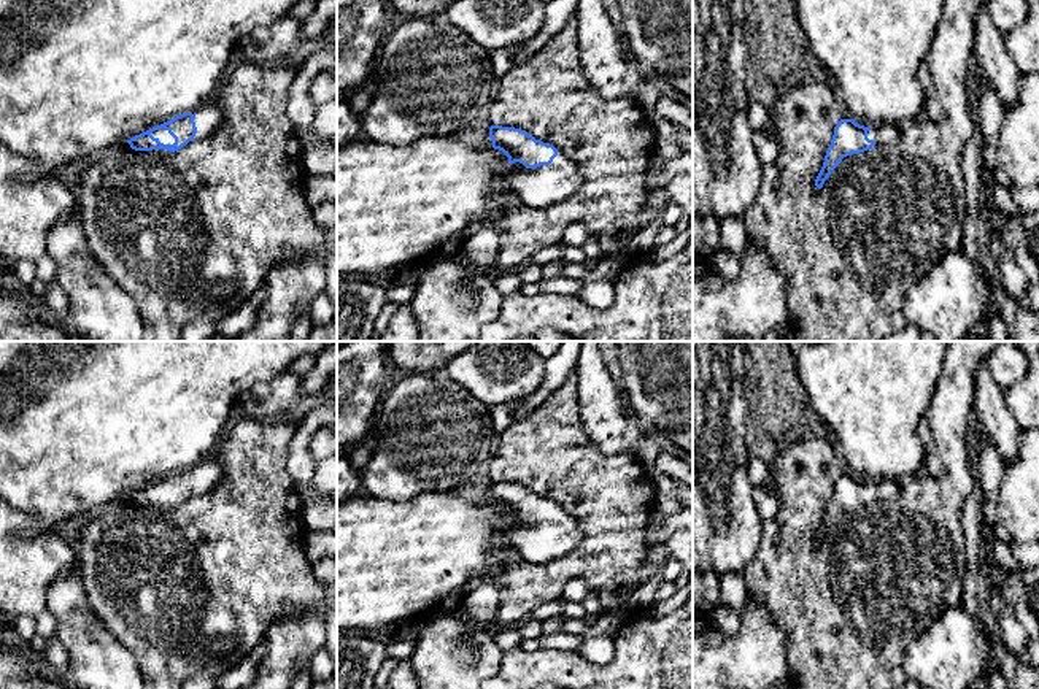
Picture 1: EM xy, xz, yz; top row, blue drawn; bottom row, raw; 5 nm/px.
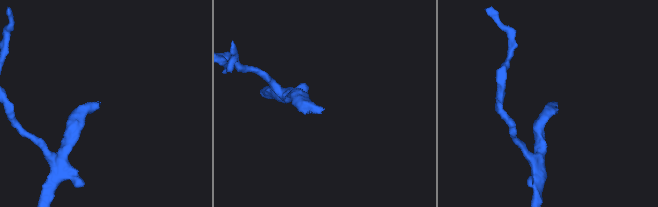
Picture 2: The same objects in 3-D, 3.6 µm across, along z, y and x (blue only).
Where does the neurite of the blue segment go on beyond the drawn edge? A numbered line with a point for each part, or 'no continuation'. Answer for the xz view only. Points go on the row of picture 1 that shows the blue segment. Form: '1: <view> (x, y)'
1: xz (547, 184)

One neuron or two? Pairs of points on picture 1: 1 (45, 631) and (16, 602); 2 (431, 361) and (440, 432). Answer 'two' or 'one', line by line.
1: two
2: two

